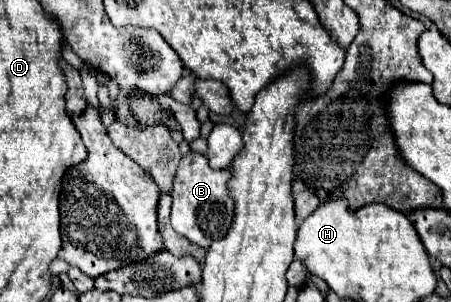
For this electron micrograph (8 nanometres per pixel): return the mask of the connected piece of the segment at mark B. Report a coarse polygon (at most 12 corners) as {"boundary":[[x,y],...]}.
{"boundary":[[180,159],[172,227],[208,249],[232,223],[228,169]]}

